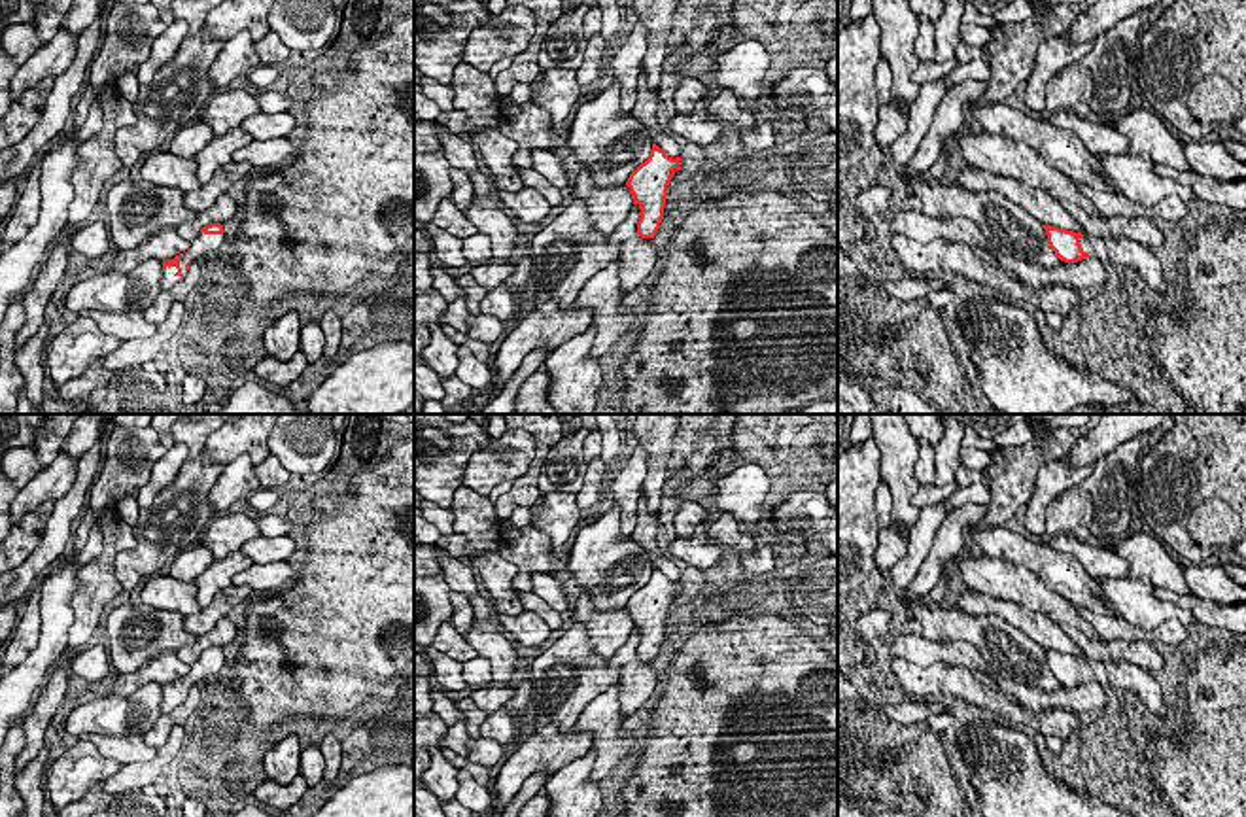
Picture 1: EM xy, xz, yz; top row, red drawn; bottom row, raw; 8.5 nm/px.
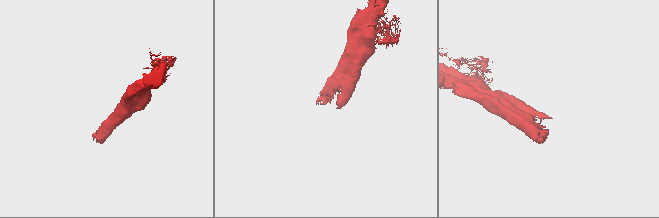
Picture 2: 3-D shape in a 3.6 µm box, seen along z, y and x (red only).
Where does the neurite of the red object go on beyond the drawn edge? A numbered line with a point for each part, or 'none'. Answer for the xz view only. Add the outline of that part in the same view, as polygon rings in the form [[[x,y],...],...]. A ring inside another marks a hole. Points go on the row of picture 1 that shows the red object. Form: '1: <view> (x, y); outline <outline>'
none

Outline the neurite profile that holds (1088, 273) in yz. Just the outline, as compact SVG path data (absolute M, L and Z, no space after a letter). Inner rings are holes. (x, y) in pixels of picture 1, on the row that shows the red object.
M1087 257L1078 263L1061 261L1057 267L1047 269L1059 278L1059 284L1072 287L1097 287L1108 282L1108 272L1097 257Z

